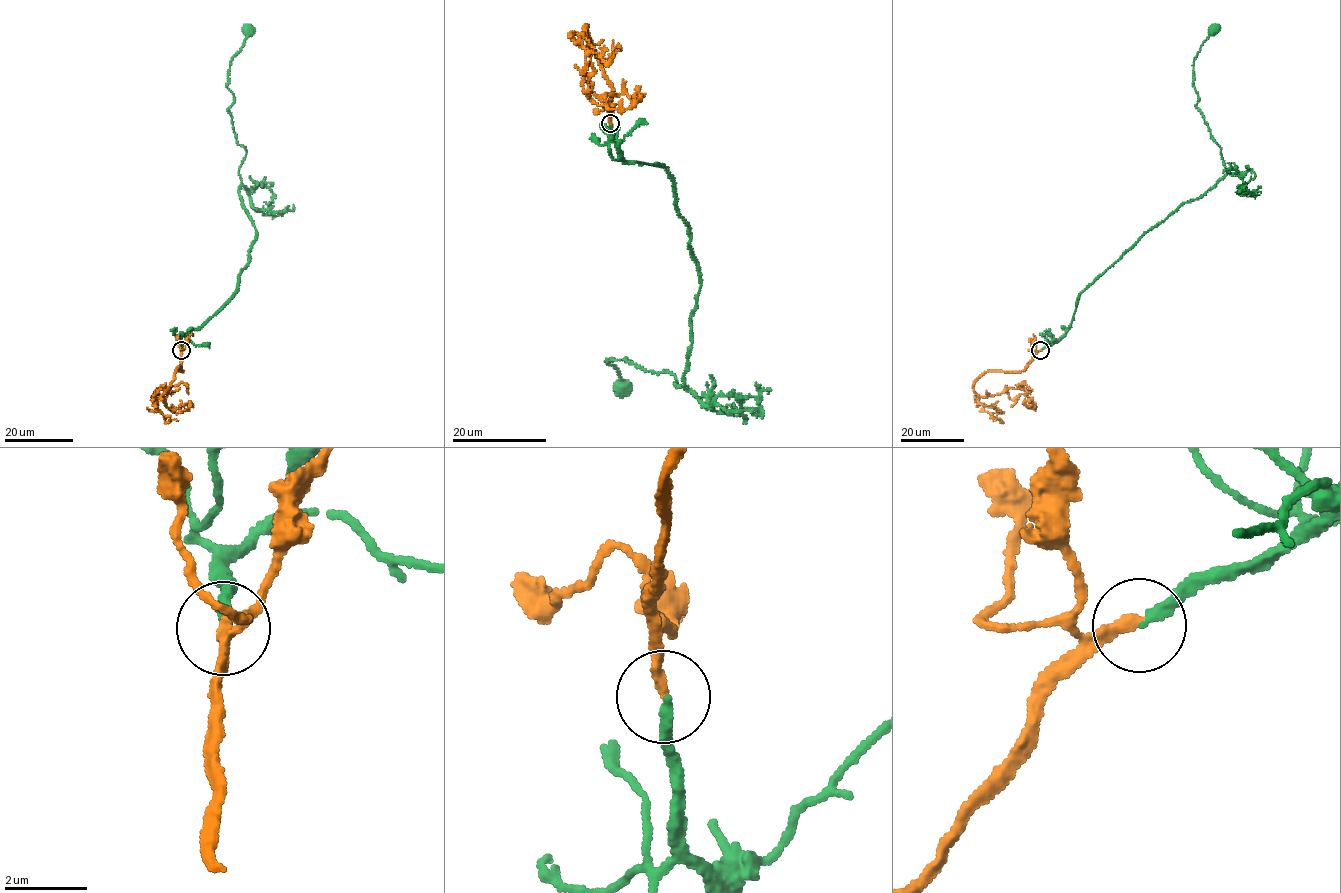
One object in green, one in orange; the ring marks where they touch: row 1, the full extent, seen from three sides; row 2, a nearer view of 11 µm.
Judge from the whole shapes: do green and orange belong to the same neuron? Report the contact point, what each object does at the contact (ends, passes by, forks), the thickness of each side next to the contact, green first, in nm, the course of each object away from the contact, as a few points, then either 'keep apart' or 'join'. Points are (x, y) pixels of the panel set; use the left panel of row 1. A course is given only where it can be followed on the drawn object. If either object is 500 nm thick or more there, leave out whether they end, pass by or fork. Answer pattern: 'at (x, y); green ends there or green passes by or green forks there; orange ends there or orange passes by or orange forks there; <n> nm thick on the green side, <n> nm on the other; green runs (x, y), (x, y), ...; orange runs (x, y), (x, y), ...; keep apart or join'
at (181, 350); green ends there; orange ends there; 240 nm thick on the green side, 280 nm on the other; green runs (181, 350), (237, 290), (257, 235), (238, 189), (246, 151), (226, 86), (248, 32); orange runs (181, 350), (183, 370), (179, 366), (166, 392), (159, 387), (151, 397), (160, 394), (179, 412), (188, 404); join

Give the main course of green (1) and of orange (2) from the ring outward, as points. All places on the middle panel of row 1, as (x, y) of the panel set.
1: (610, 122), (625, 161), (665, 166), (701, 277), (686, 388), (676, 386), (668, 372), (606, 361), (623, 387)
2: (610, 122), (611, 84), (586, 24), (593, 71), (582, 88), (610, 108), (632, 107), (638, 90), (639, 101)

